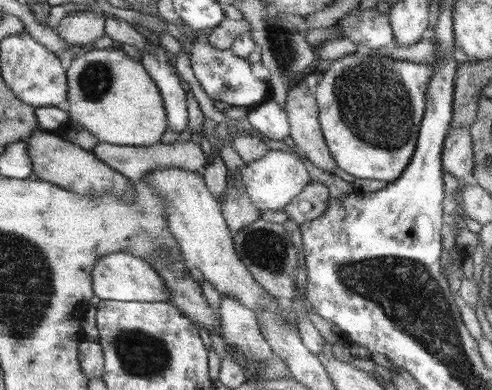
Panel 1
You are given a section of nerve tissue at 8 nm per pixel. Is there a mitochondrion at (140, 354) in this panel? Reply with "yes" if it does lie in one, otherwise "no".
yes

